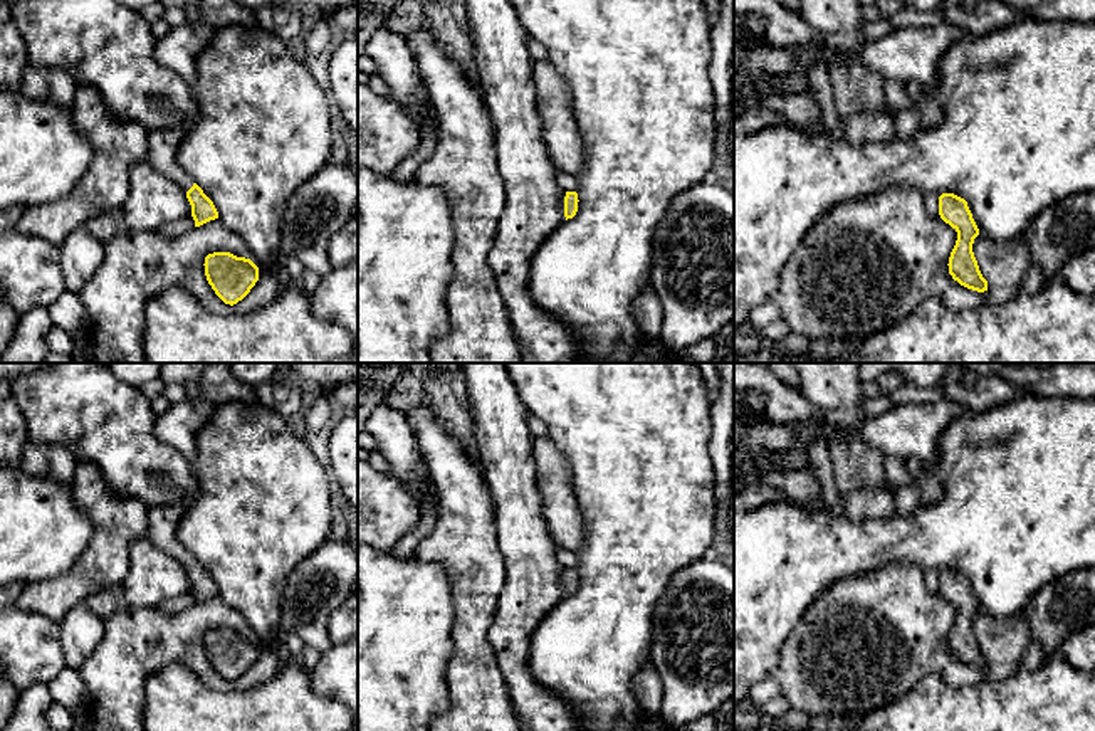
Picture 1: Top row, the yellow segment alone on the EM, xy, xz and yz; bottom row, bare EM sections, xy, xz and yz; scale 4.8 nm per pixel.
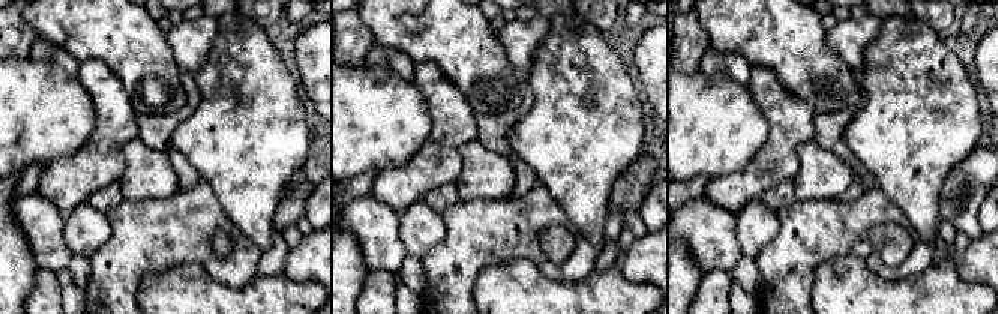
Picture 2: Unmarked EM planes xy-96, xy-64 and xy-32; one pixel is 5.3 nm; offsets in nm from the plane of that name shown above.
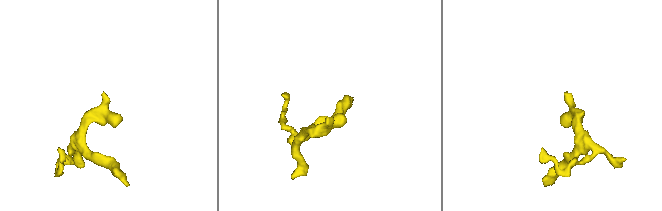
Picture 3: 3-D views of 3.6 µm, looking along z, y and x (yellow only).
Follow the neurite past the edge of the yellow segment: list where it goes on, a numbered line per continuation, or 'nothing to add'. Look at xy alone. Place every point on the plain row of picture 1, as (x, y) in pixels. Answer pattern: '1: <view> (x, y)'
1: xy (163, 521)

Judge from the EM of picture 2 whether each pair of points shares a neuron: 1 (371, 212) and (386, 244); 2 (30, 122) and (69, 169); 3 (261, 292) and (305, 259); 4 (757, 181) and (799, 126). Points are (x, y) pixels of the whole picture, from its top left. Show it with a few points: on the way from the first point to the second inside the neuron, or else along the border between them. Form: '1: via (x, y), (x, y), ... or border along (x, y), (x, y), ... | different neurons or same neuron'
1: via (371, 220), (378, 236) | same neuron
2: border along (89, 137), (72, 155), (59, 156), (44, 167) | different neurons
3: border along (282, 272), (296, 281), (315, 283) | different neurons
4: via (766, 167), (779, 153), (781, 144), (785, 140) | same neuron

